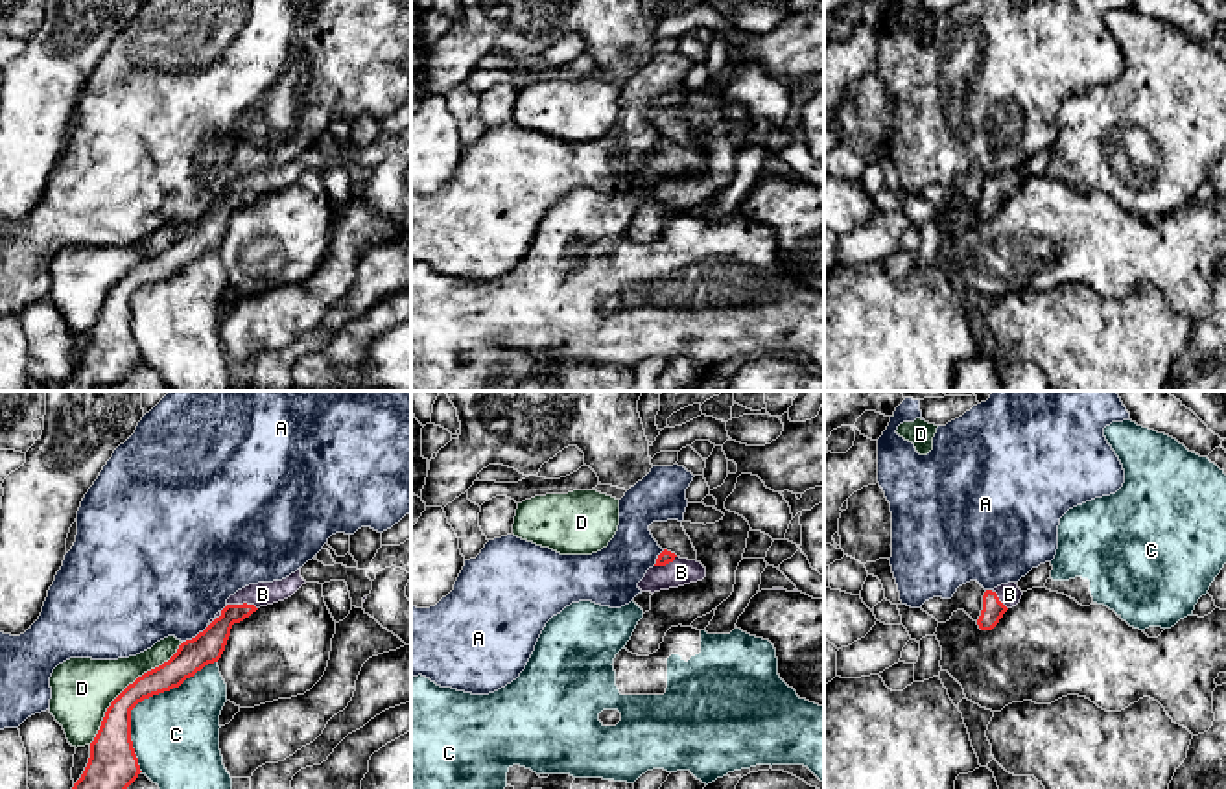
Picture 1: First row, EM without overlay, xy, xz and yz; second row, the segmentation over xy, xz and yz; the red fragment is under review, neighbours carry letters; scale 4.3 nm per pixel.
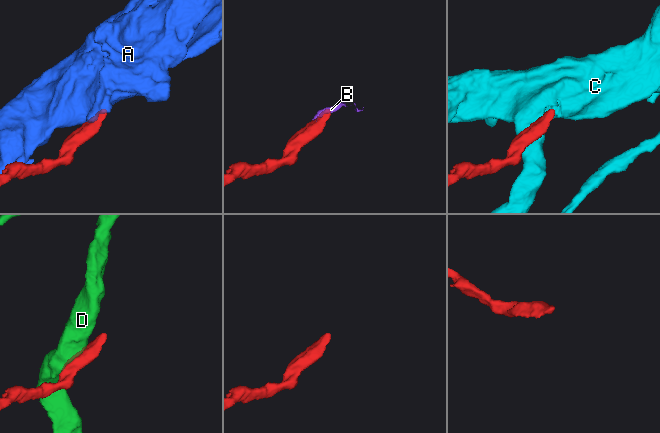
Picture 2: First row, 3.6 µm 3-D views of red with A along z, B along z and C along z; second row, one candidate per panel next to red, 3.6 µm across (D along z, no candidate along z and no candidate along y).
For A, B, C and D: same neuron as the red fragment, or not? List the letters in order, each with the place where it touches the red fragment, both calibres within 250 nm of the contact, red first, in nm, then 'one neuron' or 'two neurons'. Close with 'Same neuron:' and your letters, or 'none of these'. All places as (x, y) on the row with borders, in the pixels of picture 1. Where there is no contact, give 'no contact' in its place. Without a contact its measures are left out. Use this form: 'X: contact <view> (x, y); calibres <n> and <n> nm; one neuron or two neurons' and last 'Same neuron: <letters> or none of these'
A: contact xy (198, 635); calibres 140 and 460 nm; two neurons
B: contact xy (244, 603); calibres 140 and 110 nm; one neuron
C: contact xy (142, 699); calibres 170 and 380 nm; two neurons
D: contact xy (128, 686); calibres 160 and 280 nm; two neurons
Same neuron: B

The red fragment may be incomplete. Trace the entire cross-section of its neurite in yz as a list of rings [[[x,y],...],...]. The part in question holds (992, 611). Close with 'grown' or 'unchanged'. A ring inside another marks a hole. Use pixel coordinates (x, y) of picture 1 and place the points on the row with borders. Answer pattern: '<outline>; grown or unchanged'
[[[1051,562],[1040,564],[1032,568],[1025,577],[1018,583],[1001,584],[994,590],[986,590],[983,595],[983,610],[977,619],[981,630],[992,630],[1003,614],[1016,606],[1021,595],[1032,588],[1043,588],[1047,579],[1051,577]]]; grown

